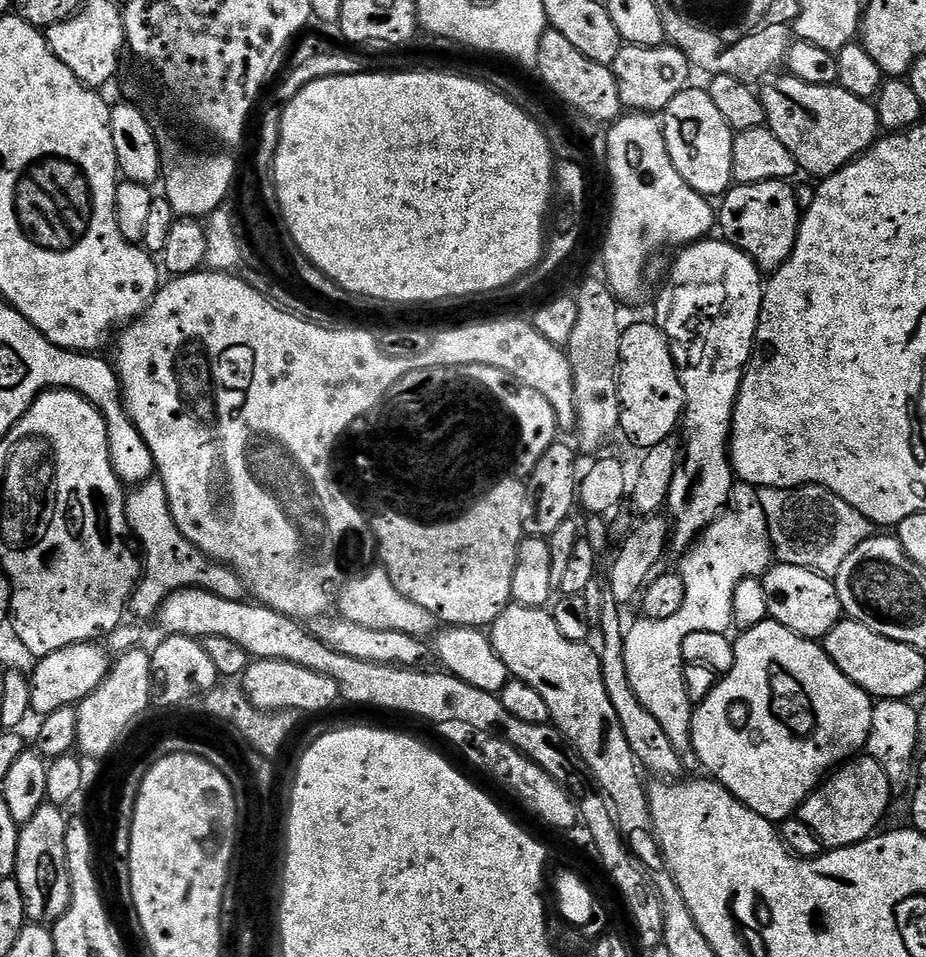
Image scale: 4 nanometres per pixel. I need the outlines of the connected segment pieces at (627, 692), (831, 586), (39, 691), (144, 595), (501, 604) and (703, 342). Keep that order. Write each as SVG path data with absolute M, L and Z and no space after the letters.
M610 594L606 595L605 601L602 602L602 620L598 629L598 636L604 639L604 645L599 645L598 655L600 665L602 666L602 682L606 686L606 694L610 698L610 706L614 706L614 714L618 714L618 722L622 726L622 734L626 734L626 742L630 742L630 750L634 750L636 759L641 769L653 772L656 778L680 778L685 775L684 760L681 749L674 746L674 742L670 742L670 737L666 735L666 730L662 730L662 722L658 722L658 718L654 718L654 714L650 714L650 710L646 710L646 706L642 706L642 702L638 702L638 694L634 694L634 686L630 686L630 674L626 674L626 658L624 657L624 633L625 621L620 621L621 605L616 603L616 599Z
M776 562L764 573L762 579L766 586L768 615L786 626L786 630L805 636L808 640L820 642L842 619L844 607L838 598L836 585L829 577L802 566Z
M96 642L87 644L71 644L62 650L54 650L54 654L46 654L35 661L36 669L31 669L30 702L32 712L43 718L54 714L54 710L62 710L62 706L73 706L85 700L106 678L110 667L110 652L107 647Z
M158 478L146 480L143 484L133 487L127 493L126 499L130 528L142 549L142 560L146 565L140 583L132 591L131 615L133 612L136 616L155 617L164 599L182 588L201 588L227 600L245 599L246 589L240 581L240 575L234 569L209 558L181 534L172 517L163 482Z
M497 480L495 481L491 493L492 496L488 496L488 500L484 500L484 504L478 502L476 512L472 512L472 516L468 516L468 520L452 524L452 528L416 528L416 524L413 524L411 521L412 519L410 519L407 514L380 516L377 520L376 518L374 520L378 560L382 567L387 570L390 582L394 582L396 589L398 589L406 598L410 598L410 602L418 602L418 606L426 606L426 610L430 610L430 614L434 614L441 625L454 628L487 629L498 618L498 614L502 614L502 610L508 607L512 600L514 562L518 558L518 546L520 545L521 540L525 539L524 510L528 498L528 489L523 480Z
M705 238L698 240L694 244L687 245L679 253L680 256L676 260L676 265L672 268L672 277L668 280L668 285L660 292L660 301L656 304L656 316L659 327L663 328L664 336L668 340L668 345L672 347L672 357L676 363L677 370L680 371L680 381L682 382L682 390L684 391L684 415L682 417L682 432L684 428L684 444L682 440L682 455L679 464L674 470L674 478L670 482L670 494L666 505L667 515L670 517L670 544L673 549L687 550L696 543L701 532L706 531L720 515L722 509L729 503L732 494L732 485L734 483L734 473L732 471L732 457L730 455L730 433L732 431L732 415L734 414L734 406L738 398L738 390L742 386L742 378L744 371L748 369L748 361L752 358L752 353L756 346L756 331L758 330L758 322L760 321L760 312L762 310L762 302L764 301L765 281L762 279L762 273L756 267L755 262L747 256L742 250L738 250L734 245L729 244L723 238Z

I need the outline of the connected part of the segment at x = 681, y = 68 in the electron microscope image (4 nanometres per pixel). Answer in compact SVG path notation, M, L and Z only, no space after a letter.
M665 42L658 46L634 46L624 44L618 50L618 58L610 65L614 78L618 82L620 103L633 112L663 113L676 95L686 87L694 75L694 69L686 54Z

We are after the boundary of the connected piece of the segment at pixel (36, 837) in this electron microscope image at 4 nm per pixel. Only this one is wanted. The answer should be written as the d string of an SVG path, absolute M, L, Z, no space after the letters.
M44 803L20 829L20 841L16 851L16 871L14 879L22 890L24 914L31 923L51 926L66 914L72 901L70 874L66 862L66 830L69 817L64 816L63 807Z

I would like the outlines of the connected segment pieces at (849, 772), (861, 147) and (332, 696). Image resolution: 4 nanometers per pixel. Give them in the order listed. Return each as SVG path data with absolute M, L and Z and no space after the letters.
M867 754L839 765L800 806L798 819L806 822L825 849L845 848L867 840L881 827L880 819L888 812L894 789L886 770Z
M790 74L783 75L769 79L759 93L766 110L766 127L794 154L801 173L809 172L815 178L833 176L876 143L882 129L869 101L854 98L854 94L836 84L814 86Z
M253 659L242 675L242 687L250 702L267 712L281 712L284 708L298 710L302 714L324 712L340 700L338 686L330 677L285 660Z

